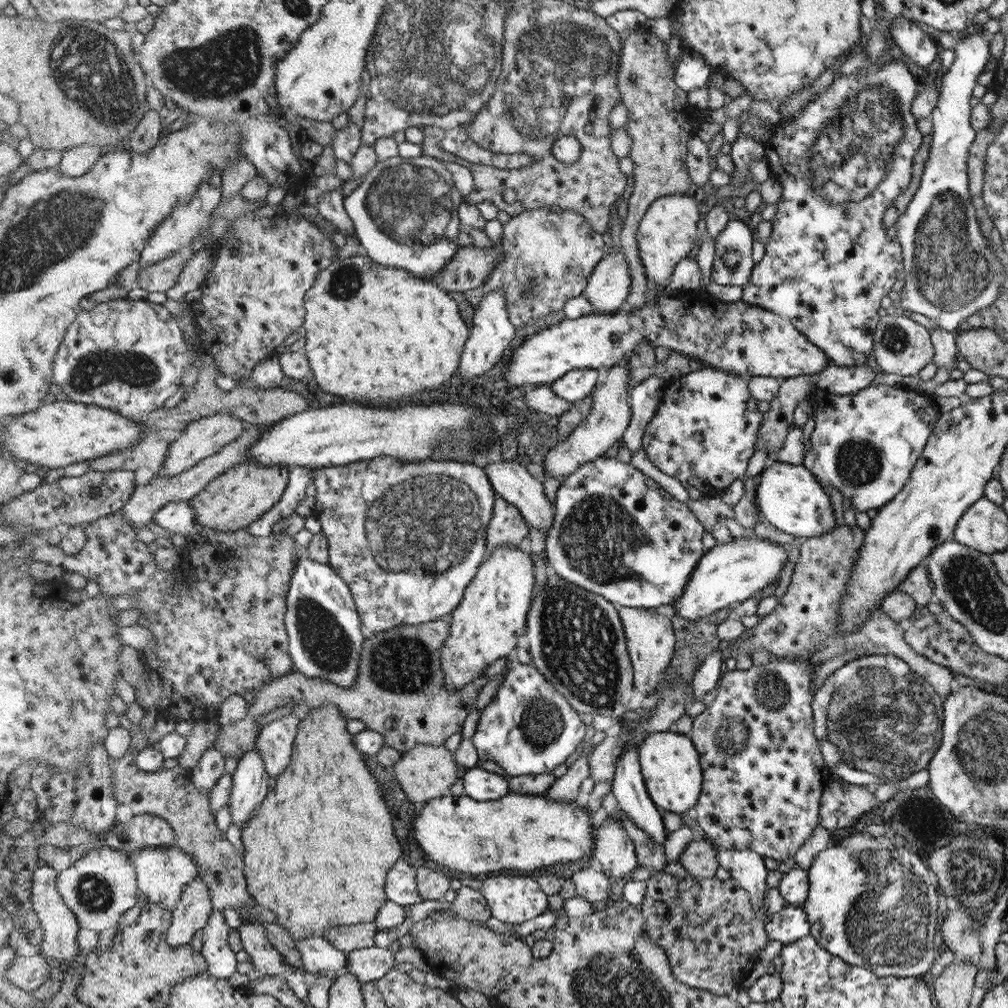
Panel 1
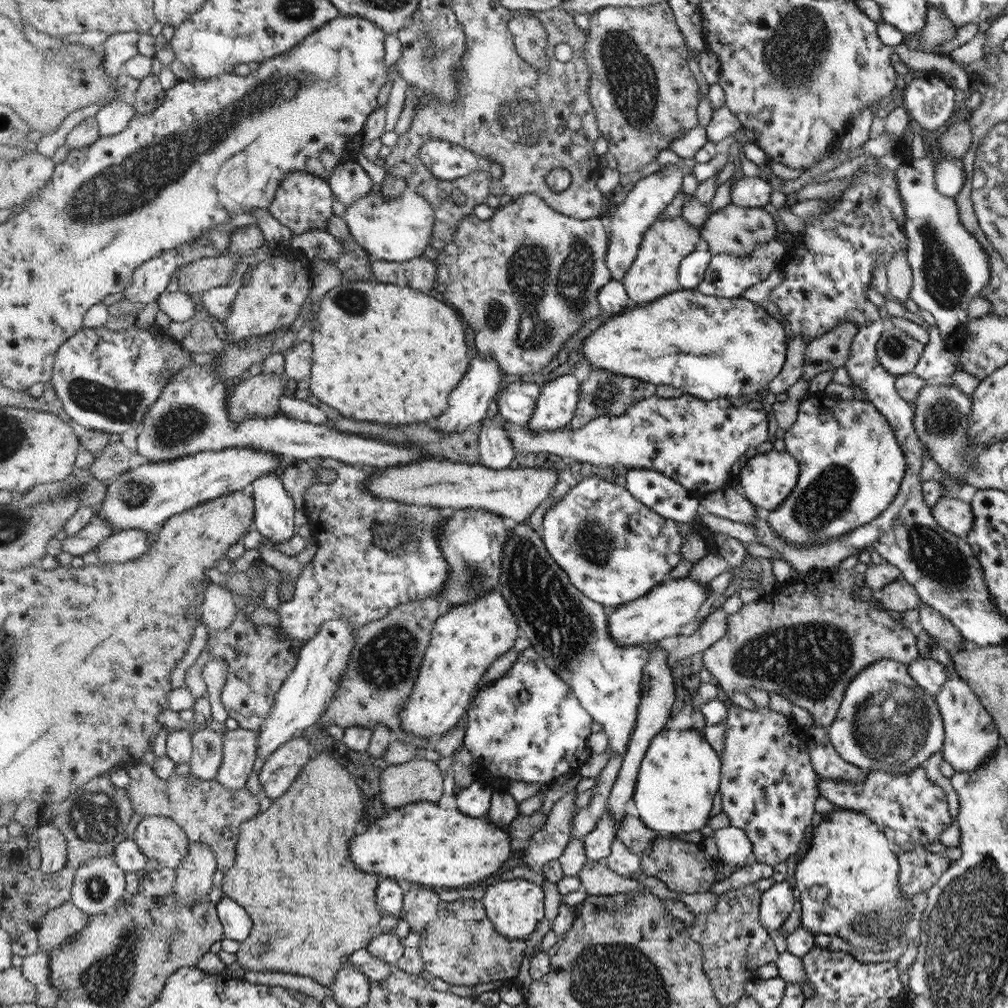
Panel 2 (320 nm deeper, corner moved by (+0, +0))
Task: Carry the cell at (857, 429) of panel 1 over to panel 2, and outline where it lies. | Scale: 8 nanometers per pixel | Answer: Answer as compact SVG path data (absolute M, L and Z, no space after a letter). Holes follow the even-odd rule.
M809 393L799 402L797 419L785 430L786 452L799 462L798 486L774 512L765 513L767 523L776 536L795 546L823 544L827 540L848 535L859 527L864 527L878 518L899 494L908 458L900 447L898 437L887 417L876 410L870 401L860 402L860 398L834 399L826 393Z

